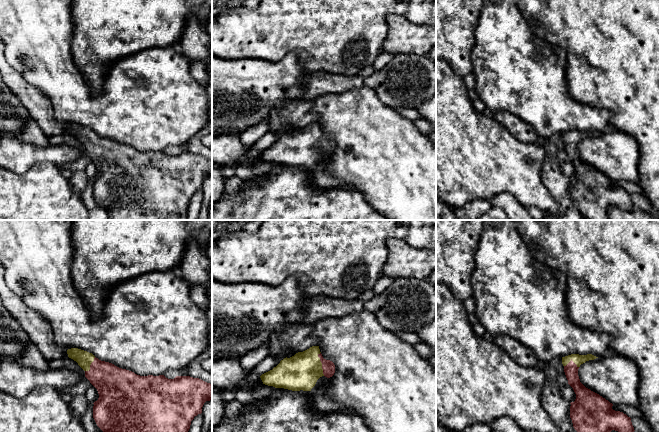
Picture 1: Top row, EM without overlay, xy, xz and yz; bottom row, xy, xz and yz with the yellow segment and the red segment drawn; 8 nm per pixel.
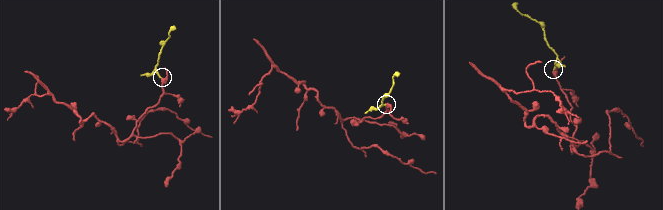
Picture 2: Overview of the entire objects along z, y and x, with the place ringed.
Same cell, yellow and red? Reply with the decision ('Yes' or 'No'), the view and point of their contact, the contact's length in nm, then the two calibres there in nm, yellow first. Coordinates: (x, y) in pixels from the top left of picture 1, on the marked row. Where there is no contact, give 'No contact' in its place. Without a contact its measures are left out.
Yes. Touches yellow at xz (321, 364). Shared border 190 nm. Thickness 280 nm (yellow) against 100 nm

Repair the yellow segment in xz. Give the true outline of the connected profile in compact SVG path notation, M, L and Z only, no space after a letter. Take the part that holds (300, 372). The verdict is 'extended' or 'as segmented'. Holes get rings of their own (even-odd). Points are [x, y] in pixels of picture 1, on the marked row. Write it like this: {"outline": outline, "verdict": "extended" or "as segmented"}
{"outline": "M319 346L284 358L272 370L260 376L263 384L292 391L311 391L317 380L335 373L332 361L323 358Z", "verdict": "extended"}

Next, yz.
{"outline": "M571 354L562 357L568 384L573 388L576 399L571 402L570 418L577 432L634 432L631 418L612 409L613 404L599 394L586 388L579 379L581 364L598 357L587 354Z", "verdict": "extended"}

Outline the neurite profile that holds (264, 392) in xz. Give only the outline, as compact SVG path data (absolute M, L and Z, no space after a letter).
M259 377L255 382L251 385L252 394L254 394L260 400L269 400L272 396L274 391L276 390L273 386L265 385L261 378Z

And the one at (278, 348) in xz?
M287 323L279 336L269 341L269 356L281 359L287 352L303 352L312 346L319 345L319 339L311 336L313 325Z

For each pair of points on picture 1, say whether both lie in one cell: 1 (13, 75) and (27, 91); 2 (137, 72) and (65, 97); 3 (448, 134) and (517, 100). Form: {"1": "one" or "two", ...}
{"1": "one", "2": "one", "3": "two"}

